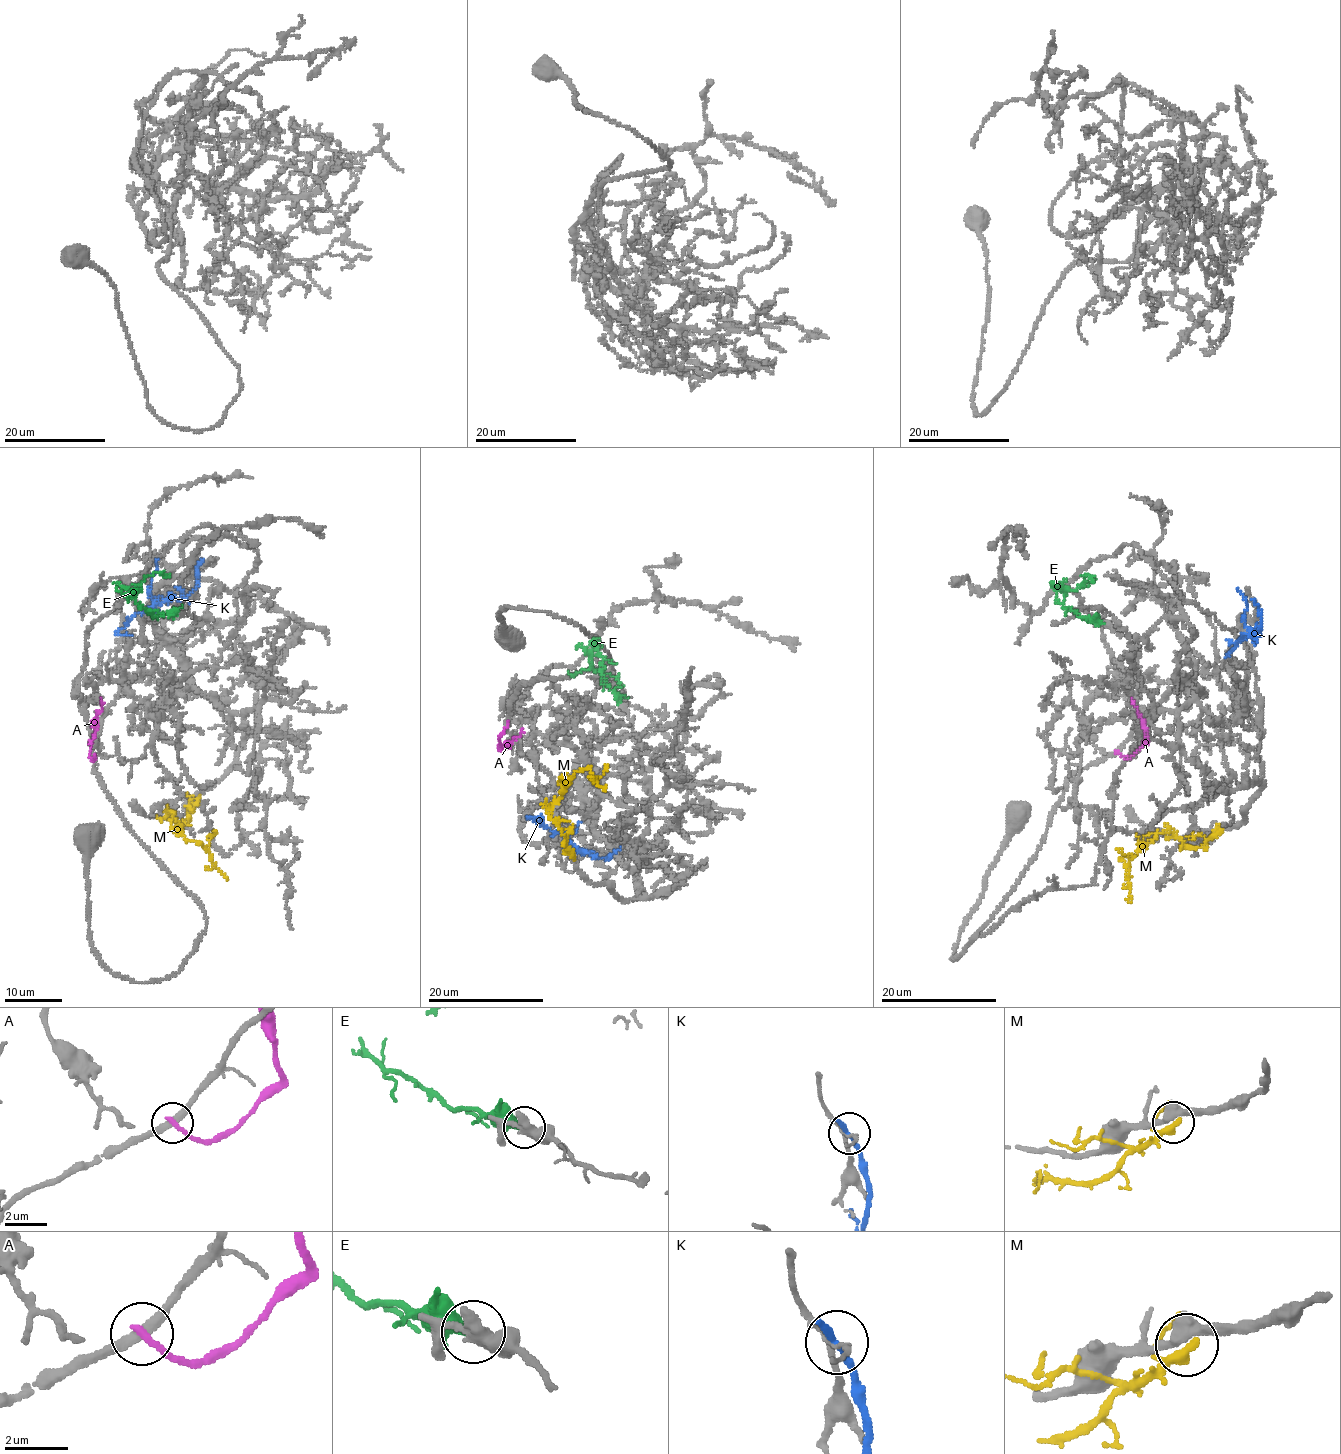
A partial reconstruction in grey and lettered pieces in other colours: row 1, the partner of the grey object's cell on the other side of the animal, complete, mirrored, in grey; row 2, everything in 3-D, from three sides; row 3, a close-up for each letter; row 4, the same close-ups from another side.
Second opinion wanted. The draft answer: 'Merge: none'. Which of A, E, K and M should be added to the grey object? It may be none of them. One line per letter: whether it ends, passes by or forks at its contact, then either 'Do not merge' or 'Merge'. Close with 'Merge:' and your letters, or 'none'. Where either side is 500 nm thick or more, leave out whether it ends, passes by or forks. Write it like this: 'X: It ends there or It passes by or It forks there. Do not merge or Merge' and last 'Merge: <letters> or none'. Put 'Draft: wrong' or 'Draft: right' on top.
Draft: right
A: It ends there. Do not merge
E: It passes by. Do not merge
K: It ends there. Do not merge
M: It ends there. Do not merge
Merge: none

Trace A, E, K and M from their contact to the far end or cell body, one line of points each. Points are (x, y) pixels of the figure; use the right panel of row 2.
A: (1117, 752), (1123, 757), (1131, 756), (1147, 741), (1145, 721), (1131, 698)
E: (1101, 622), (1063, 607), (1057, 594), (1060, 588), (1074, 589), (1086, 575), (1093, 580)
K: (1256, 604), (1260, 616), (1261, 633), (1243, 634), (1228, 656), (1224, 657)
M: (1219, 831), (1196, 847), (1185, 845), (1181, 838), (1162, 832), (1123, 858), (1128, 871), (1127, 900), (1130, 903)

